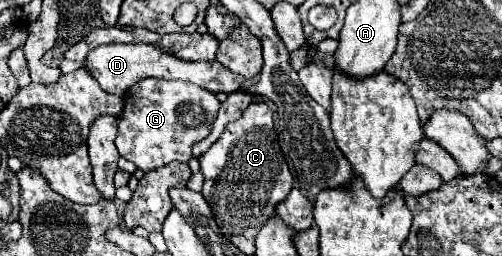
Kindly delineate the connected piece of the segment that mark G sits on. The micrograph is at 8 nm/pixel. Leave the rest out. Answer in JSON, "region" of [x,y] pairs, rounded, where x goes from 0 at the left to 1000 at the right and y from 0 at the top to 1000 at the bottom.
{"region":[[[275,313],[247,367],[247,438],[235,461],[231,578],[243,617],[267,633],[279,664],[303,672],[335,633],[375,633],[382,570],[406,547],[434,453],[438,398],[410,344],[359,313]]]}

